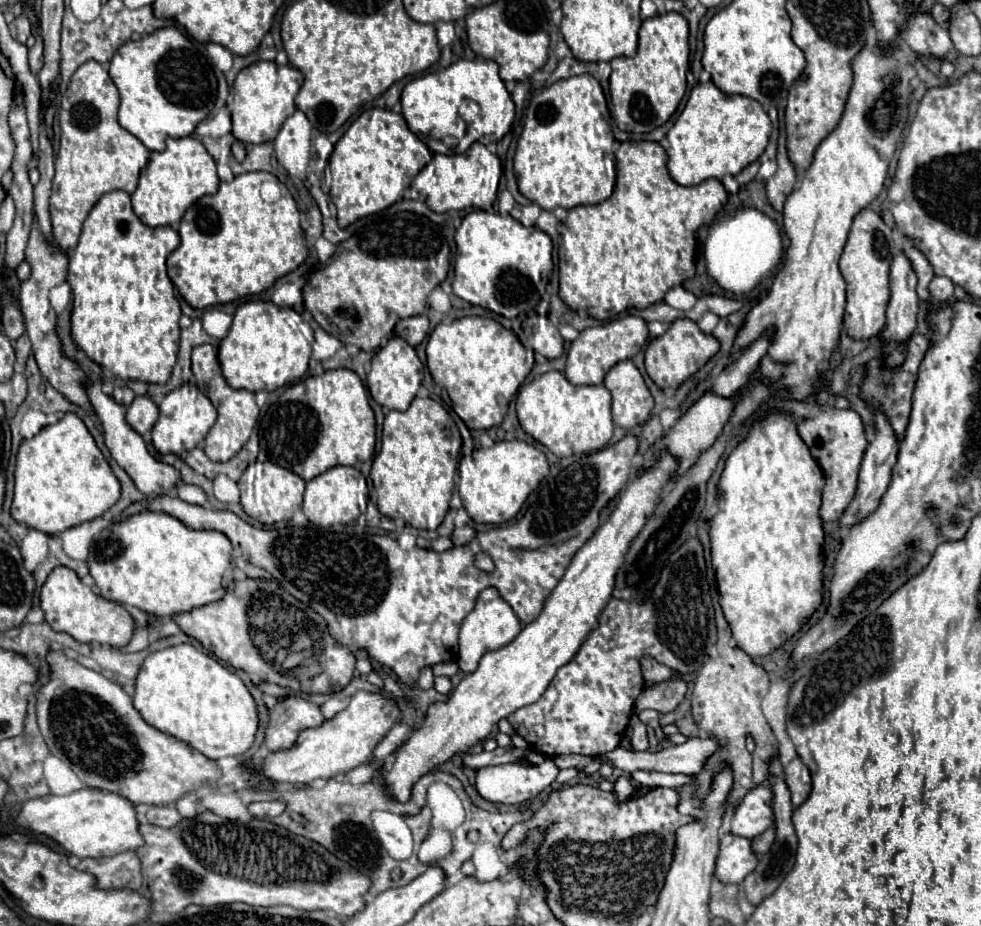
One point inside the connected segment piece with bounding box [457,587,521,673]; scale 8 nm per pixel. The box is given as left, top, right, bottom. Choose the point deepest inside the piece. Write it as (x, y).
(492, 624)

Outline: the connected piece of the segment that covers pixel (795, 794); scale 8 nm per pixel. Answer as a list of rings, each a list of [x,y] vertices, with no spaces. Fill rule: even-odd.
[[[797,757],[785,767],[785,781],[791,791],[791,801],[795,807],[799,807],[811,793],[811,775],[807,765]]]

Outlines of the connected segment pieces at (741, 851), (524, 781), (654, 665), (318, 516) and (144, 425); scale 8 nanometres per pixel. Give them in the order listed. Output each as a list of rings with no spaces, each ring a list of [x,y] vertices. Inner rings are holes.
[[[725,835],[719,841],[715,879],[721,883],[741,883],[757,865],[751,841],[737,835]]]
[[[543,761],[541,765],[519,765],[519,763],[507,763],[507,765],[495,765],[495,767],[483,767],[477,771],[475,787],[479,795],[491,803],[503,803],[503,805],[517,805],[523,801],[529,801],[537,797],[541,791],[553,785],[559,769],[553,761]]]
[[[653,657],[641,659],[641,671],[643,671],[643,677],[645,677],[645,685],[653,685],[653,683],[667,681],[669,677],[673,677],[673,673],[669,675],[669,669],[659,665],[657,661],[653,661]]]
[[[337,465],[337,467],[331,467],[329,471],[317,475],[315,479],[307,481],[307,489],[303,495],[303,513],[317,527],[331,527],[335,523],[355,521],[366,511],[367,502],[366,478],[355,467]]]
[[[135,397],[135,401],[127,407],[127,423],[139,433],[147,433],[153,429],[159,417],[159,407],[151,397]]]

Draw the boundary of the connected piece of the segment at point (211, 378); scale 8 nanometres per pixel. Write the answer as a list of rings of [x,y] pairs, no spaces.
[[[213,345],[195,347],[193,355],[191,355],[191,363],[193,363],[193,375],[197,379],[197,387],[209,397],[209,401],[213,401],[213,405],[219,411],[215,425],[211,427],[211,431],[205,437],[203,451],[211,461],[225,463],[247,443],[247,439],[255,429],[257,417],[259,417],[259,407],[255,403],[255,395],[249,391],[235,391],[227,385],[225,377],[221,375],[219,361],[217,361],[217,349]]]

